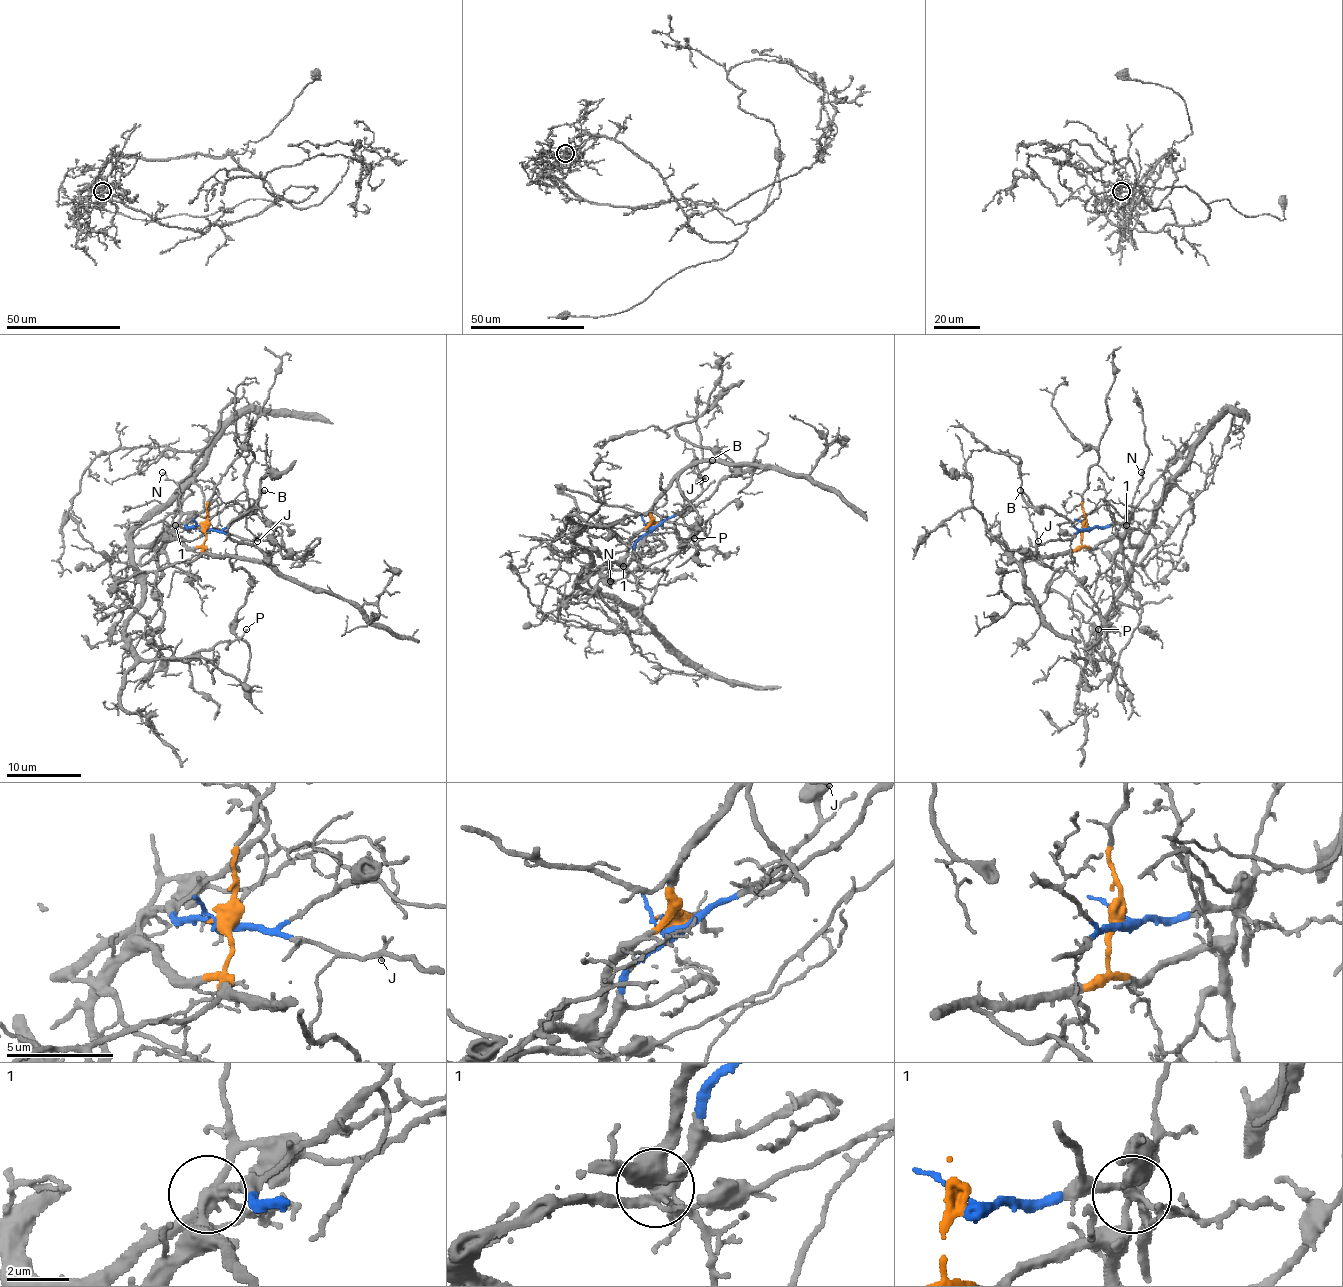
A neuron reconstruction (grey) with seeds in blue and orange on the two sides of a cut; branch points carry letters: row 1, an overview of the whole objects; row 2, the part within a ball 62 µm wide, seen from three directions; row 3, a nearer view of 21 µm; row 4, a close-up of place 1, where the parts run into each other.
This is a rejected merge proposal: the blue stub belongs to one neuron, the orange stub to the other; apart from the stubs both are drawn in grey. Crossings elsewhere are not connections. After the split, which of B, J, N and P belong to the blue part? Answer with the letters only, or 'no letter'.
B, J

